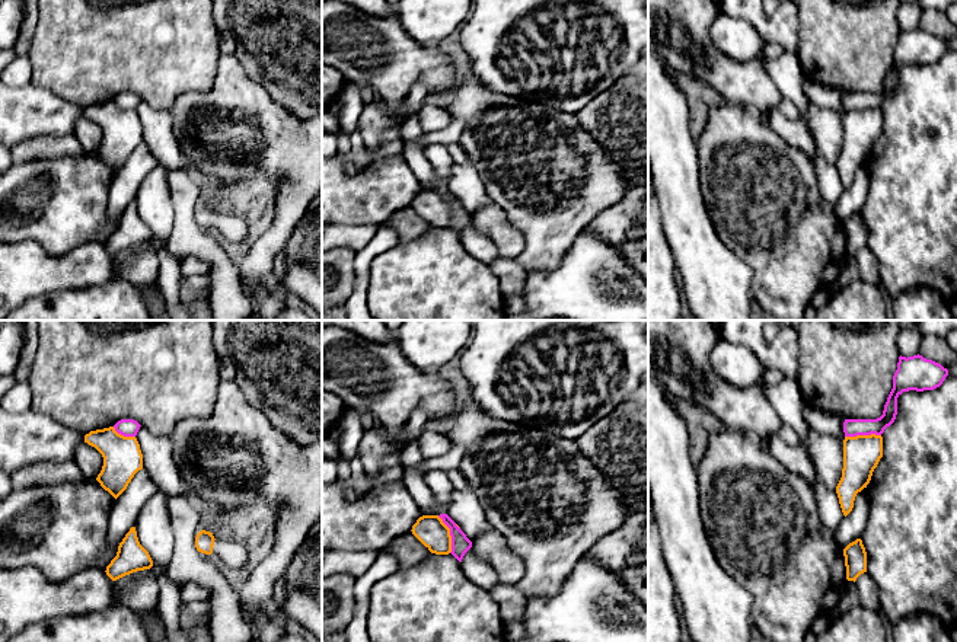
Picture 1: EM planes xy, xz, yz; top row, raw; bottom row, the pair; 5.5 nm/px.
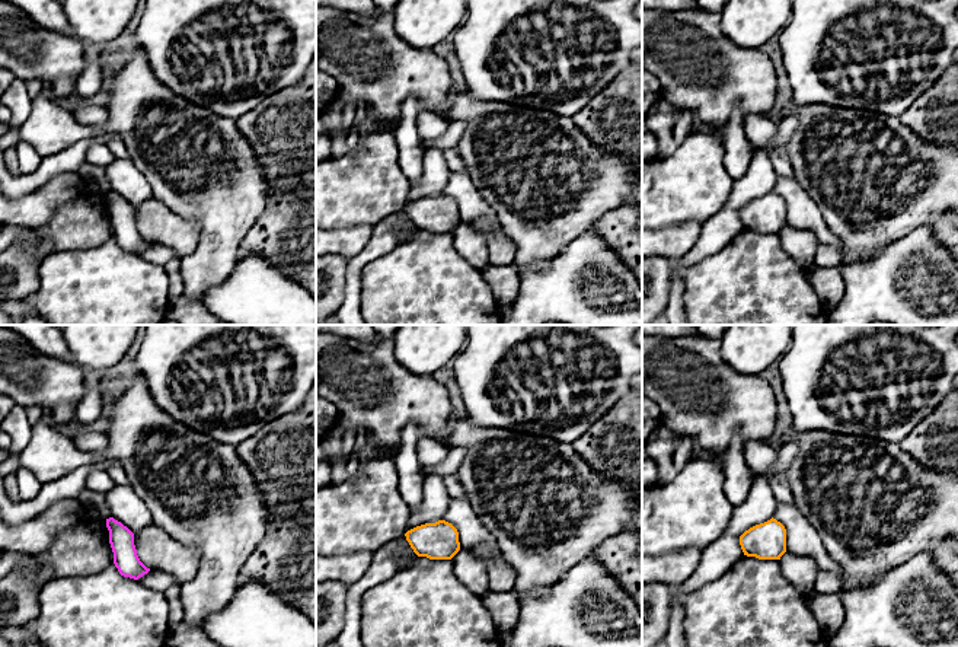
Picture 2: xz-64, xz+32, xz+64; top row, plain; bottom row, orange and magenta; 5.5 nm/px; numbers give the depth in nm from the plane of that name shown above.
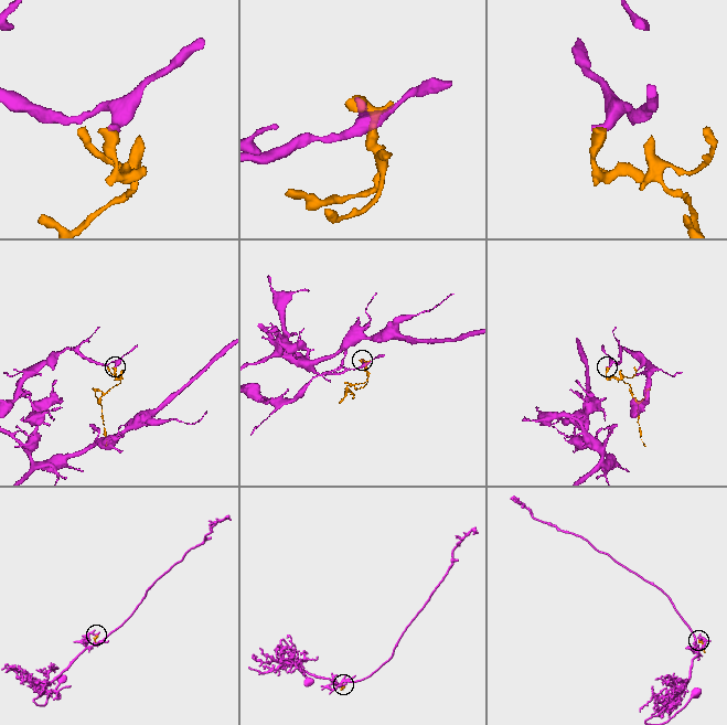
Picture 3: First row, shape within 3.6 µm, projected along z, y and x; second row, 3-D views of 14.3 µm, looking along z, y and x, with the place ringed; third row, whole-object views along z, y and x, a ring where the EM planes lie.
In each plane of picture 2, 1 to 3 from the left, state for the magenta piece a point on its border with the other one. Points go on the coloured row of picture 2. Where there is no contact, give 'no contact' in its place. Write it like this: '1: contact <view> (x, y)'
1: no contact
2: no contact
3: no contact

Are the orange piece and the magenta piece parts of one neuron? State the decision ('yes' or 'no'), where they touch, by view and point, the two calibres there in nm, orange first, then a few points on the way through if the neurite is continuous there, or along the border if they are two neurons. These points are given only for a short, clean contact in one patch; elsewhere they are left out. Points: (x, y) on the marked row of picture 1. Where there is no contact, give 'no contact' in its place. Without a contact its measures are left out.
no; meets orange in xz at (449, 534); 170 nm thick on the orange side, 100 nm on the other; border along xz (437, 516), (449, 529), (450, 552)

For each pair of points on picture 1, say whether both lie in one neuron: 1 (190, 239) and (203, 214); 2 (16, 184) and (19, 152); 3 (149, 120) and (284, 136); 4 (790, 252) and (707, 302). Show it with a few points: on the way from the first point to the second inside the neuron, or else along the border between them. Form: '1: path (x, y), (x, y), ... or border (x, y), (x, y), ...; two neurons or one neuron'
1: border (201, 204), (195, 211), (195, 222), (210, 229); two neurons
2: border (51, 157), (28, 159), (15, 163); two neurons
3: border (168, 111), (172, 118), (172, 133), (185, 155); two neurons
4: border (730, 249), (749, 265), (753, 294); two neurons

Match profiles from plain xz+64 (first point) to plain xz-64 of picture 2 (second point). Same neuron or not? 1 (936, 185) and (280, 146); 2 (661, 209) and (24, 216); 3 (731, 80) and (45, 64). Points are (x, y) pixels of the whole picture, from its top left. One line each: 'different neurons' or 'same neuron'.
1: different neurons
2: same neuron
3: same neuron

